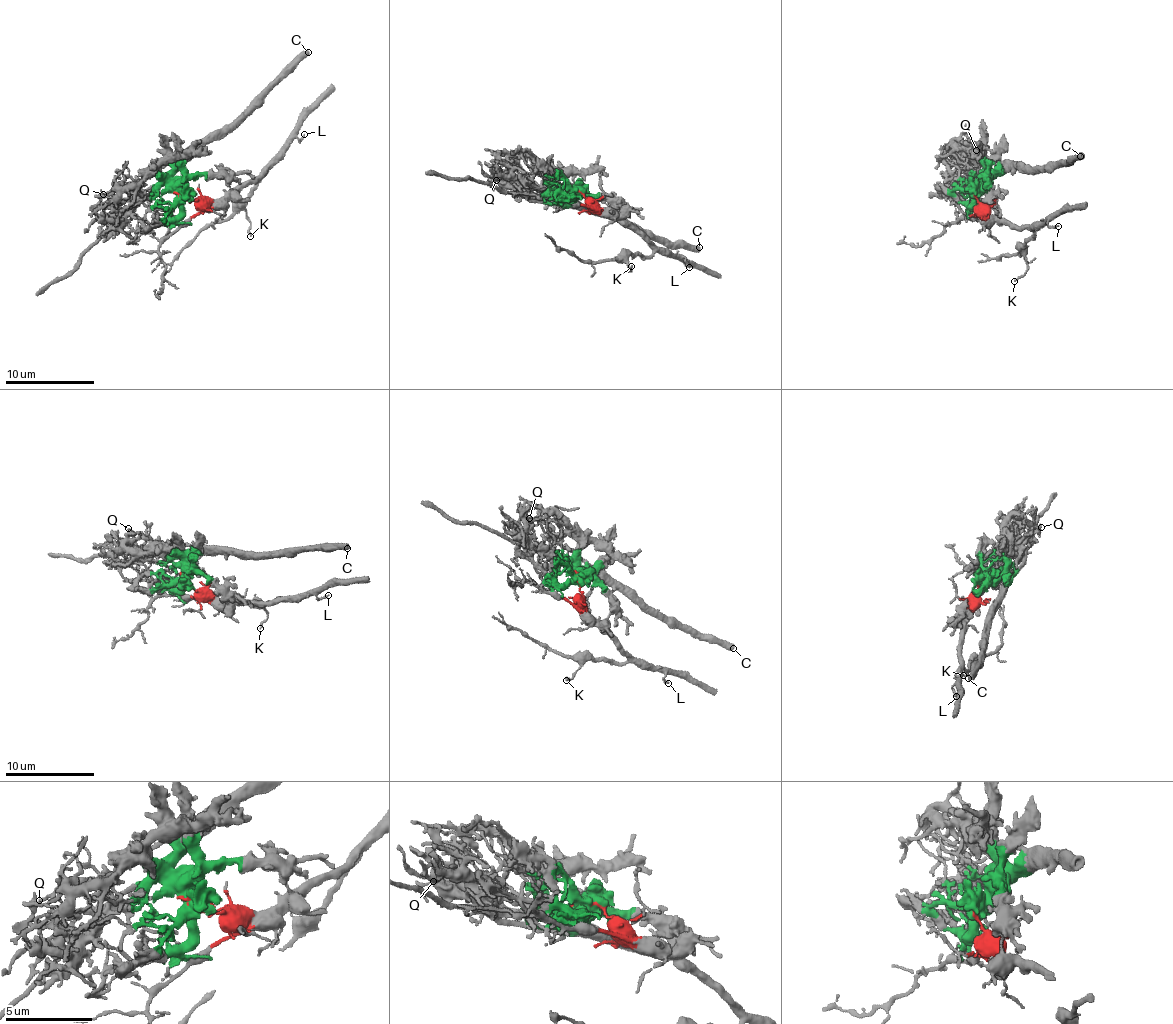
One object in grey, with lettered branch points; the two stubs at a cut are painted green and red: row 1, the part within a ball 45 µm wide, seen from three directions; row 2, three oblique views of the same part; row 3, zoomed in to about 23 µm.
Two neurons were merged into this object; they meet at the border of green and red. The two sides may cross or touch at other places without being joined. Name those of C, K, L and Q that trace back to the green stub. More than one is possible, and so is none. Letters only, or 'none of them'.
C, Q

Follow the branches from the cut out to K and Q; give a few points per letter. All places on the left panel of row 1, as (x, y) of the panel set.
K: (182, 197), (201, 202), (219, 201), (266, 168), (245, 203), (251, 236)
Q: (182, 197), (172, 191), (145, 195), (134, 187), (120, 184), (102, 194)

